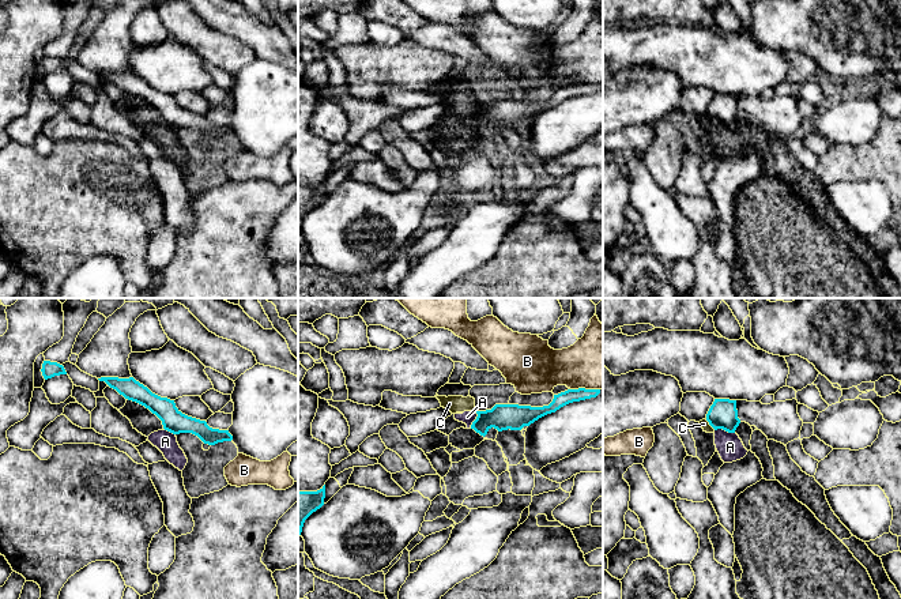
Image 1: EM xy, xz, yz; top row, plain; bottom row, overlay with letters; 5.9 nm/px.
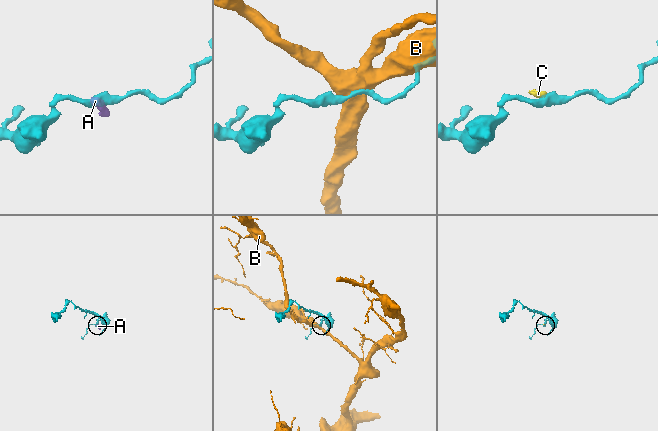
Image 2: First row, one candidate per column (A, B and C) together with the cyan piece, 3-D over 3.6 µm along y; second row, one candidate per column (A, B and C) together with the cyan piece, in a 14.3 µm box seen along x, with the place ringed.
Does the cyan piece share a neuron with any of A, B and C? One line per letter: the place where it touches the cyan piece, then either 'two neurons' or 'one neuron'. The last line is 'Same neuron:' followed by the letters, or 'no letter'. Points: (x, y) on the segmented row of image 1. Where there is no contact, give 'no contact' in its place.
A: yz (724, 429) | two neurons
B: xz (584, 388) | two neurons
C: yz (711, 425) | two neurons
Same neuron: no letter

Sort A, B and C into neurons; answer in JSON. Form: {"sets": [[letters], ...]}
{"sets": [["A", "C"], ["B"]]}

